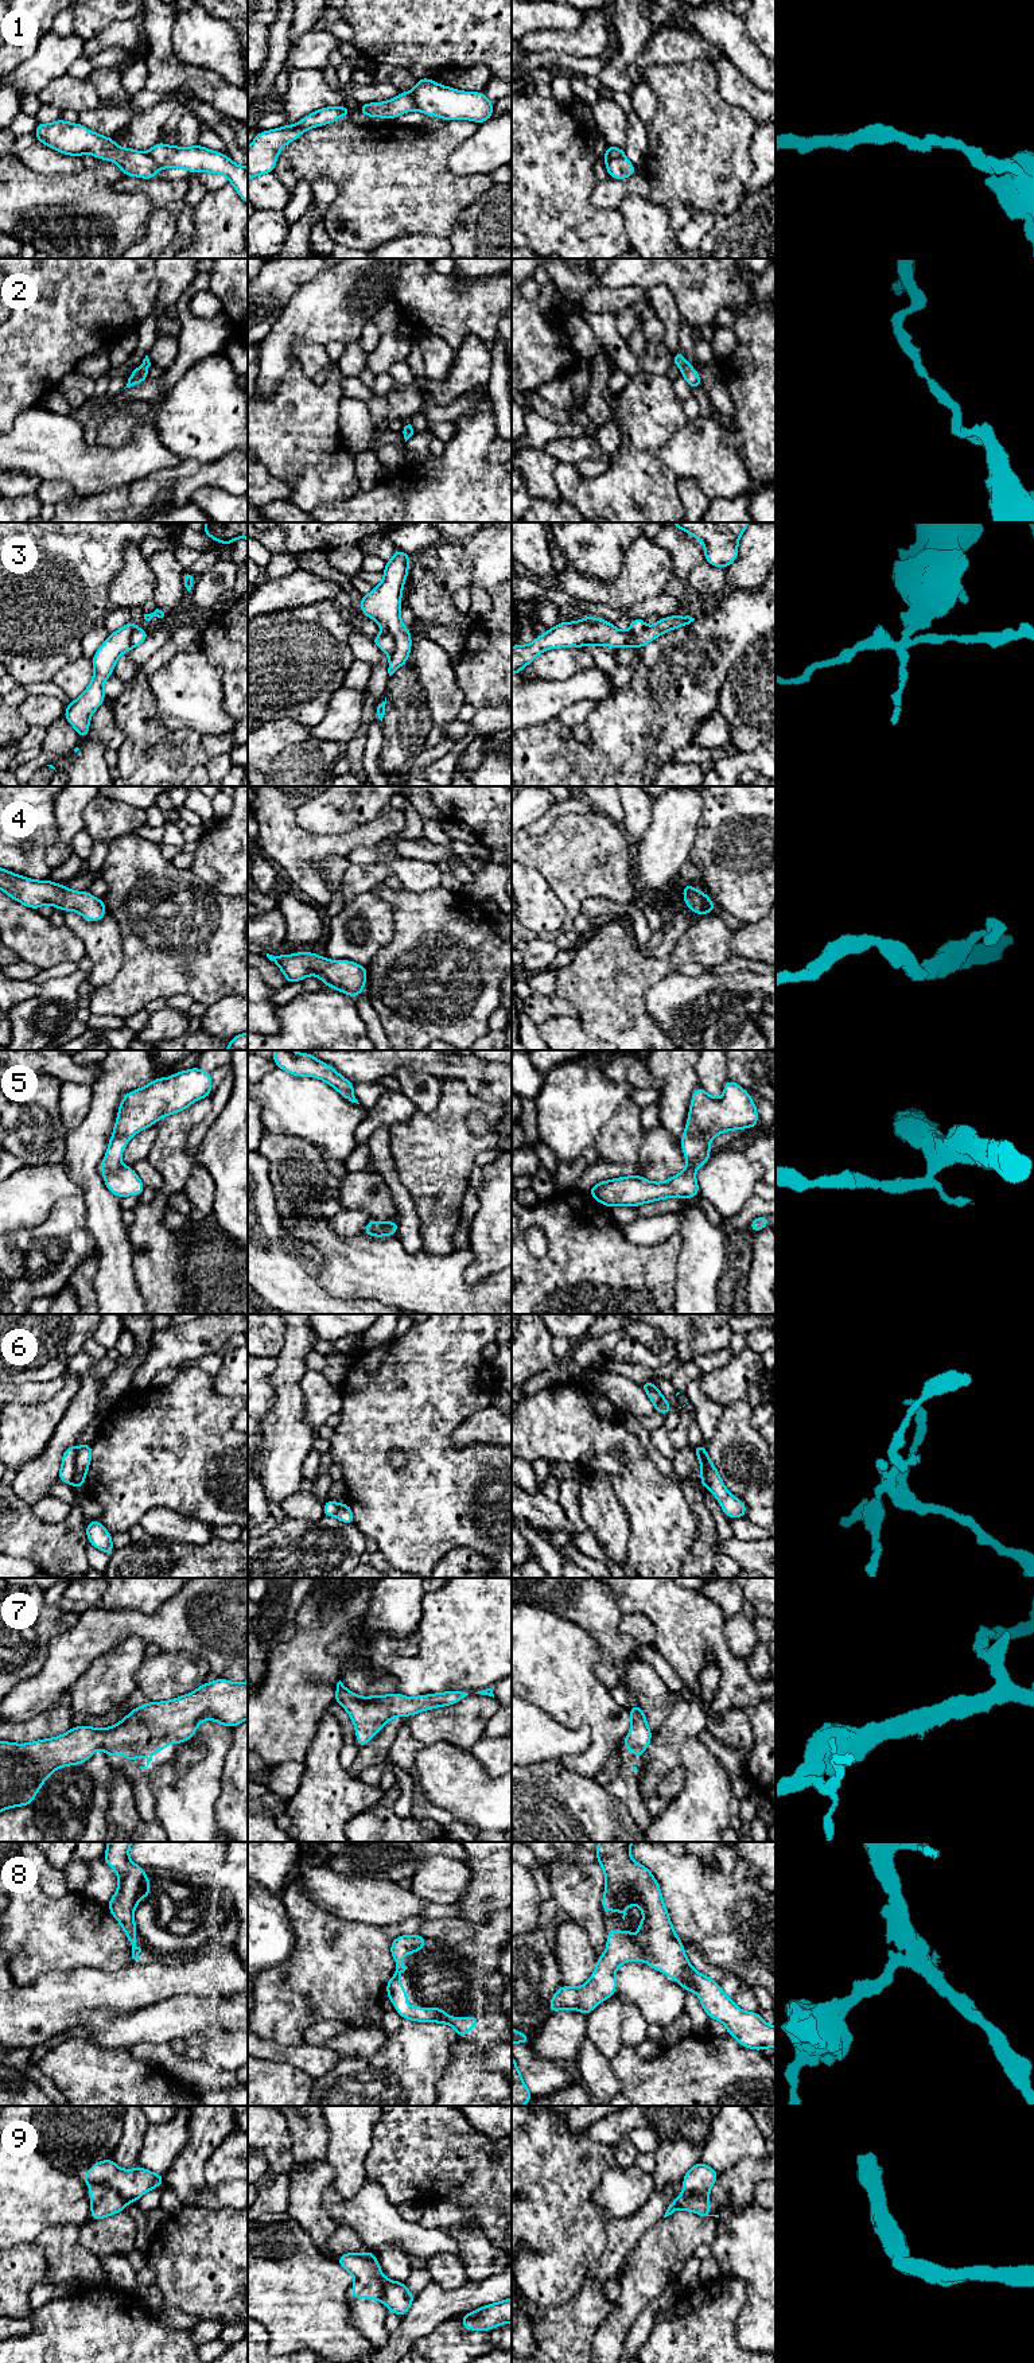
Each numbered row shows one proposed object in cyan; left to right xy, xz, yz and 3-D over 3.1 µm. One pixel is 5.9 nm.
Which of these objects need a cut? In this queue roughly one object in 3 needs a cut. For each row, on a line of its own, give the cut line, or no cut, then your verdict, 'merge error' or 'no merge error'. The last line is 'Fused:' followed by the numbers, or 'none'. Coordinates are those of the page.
1: yz (624, 155), (605, 162) | merge error
2: no cut | no merge error
3: xz (384, 629), (395, 640), (395, 651), (389, 656) | merge error
4: no cut | no merge error
5: no cut | no merge error
6: xy (77, 1448), (73, 1484) | merge error
7: no cut | no merge error
8: no cut | no merge error
9: xy (90, 2187), (109, 2187), (125, 2203) | merge error
Fused: 1, 3, 6, 9

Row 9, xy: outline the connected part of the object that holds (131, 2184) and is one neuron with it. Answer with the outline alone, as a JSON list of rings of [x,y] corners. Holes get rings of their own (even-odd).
[[[112,2158],[92,2164],[92,2169],[85,2172],[83,2183],[92,2187],[106,2187],[116,2191],[125,2203],[136,2203],[145,2192],[164,2184],[166,2174],[160,2176],[140,2166],[123,2170]]]

